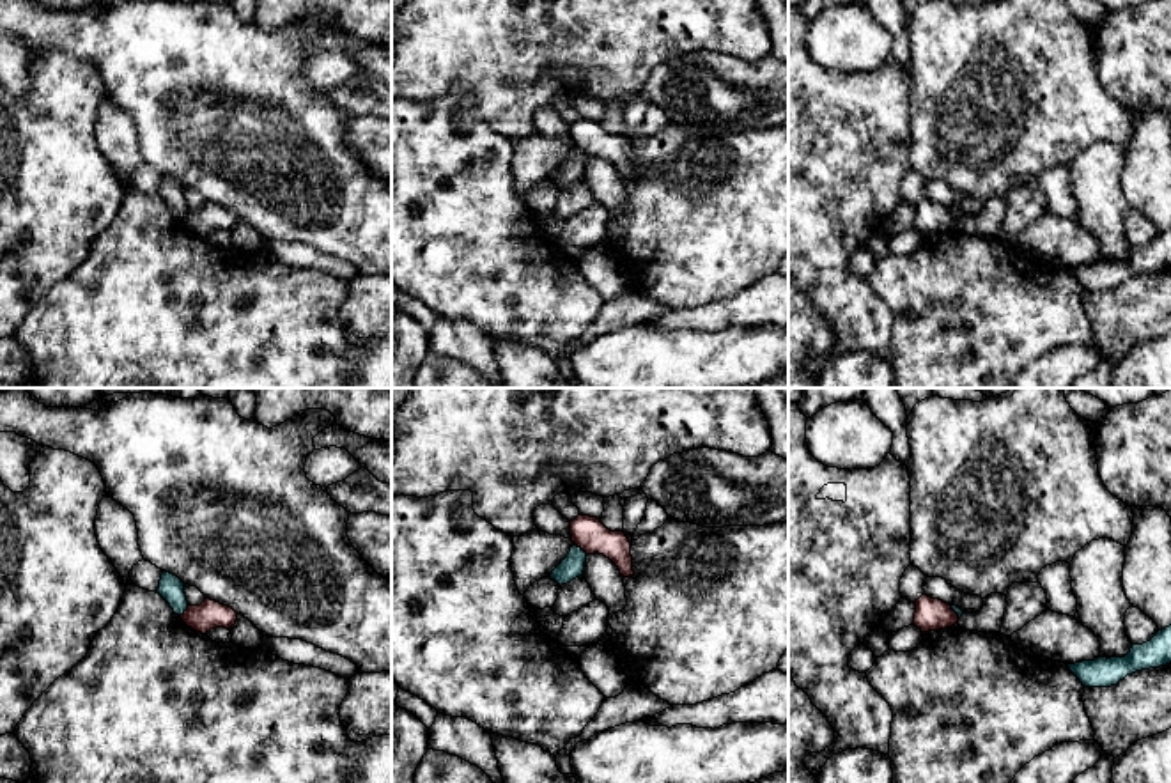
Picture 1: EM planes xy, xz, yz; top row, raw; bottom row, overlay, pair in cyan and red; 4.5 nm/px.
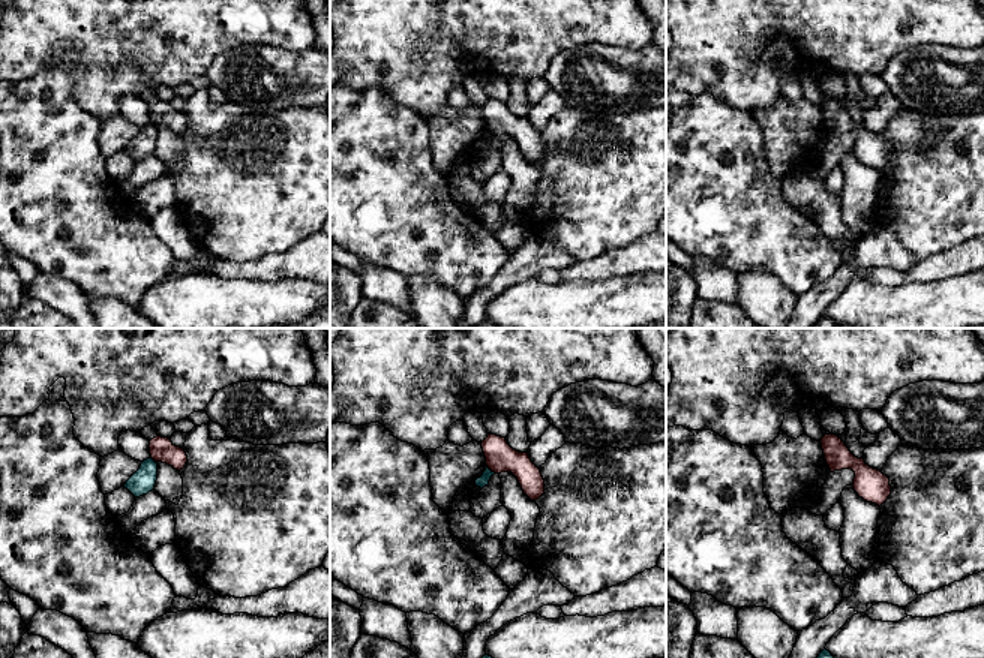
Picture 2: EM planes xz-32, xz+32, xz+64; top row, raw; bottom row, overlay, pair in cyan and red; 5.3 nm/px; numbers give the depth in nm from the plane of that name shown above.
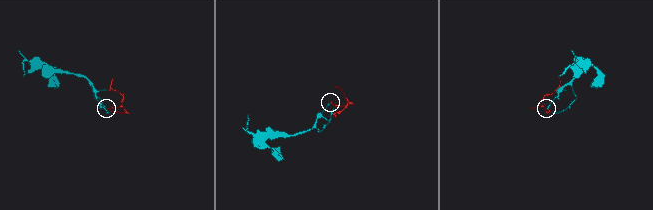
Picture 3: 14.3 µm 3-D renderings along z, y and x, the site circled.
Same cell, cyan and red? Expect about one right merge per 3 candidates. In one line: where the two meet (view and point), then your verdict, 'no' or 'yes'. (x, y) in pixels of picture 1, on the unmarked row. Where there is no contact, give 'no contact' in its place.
xz (580, 151) | no

